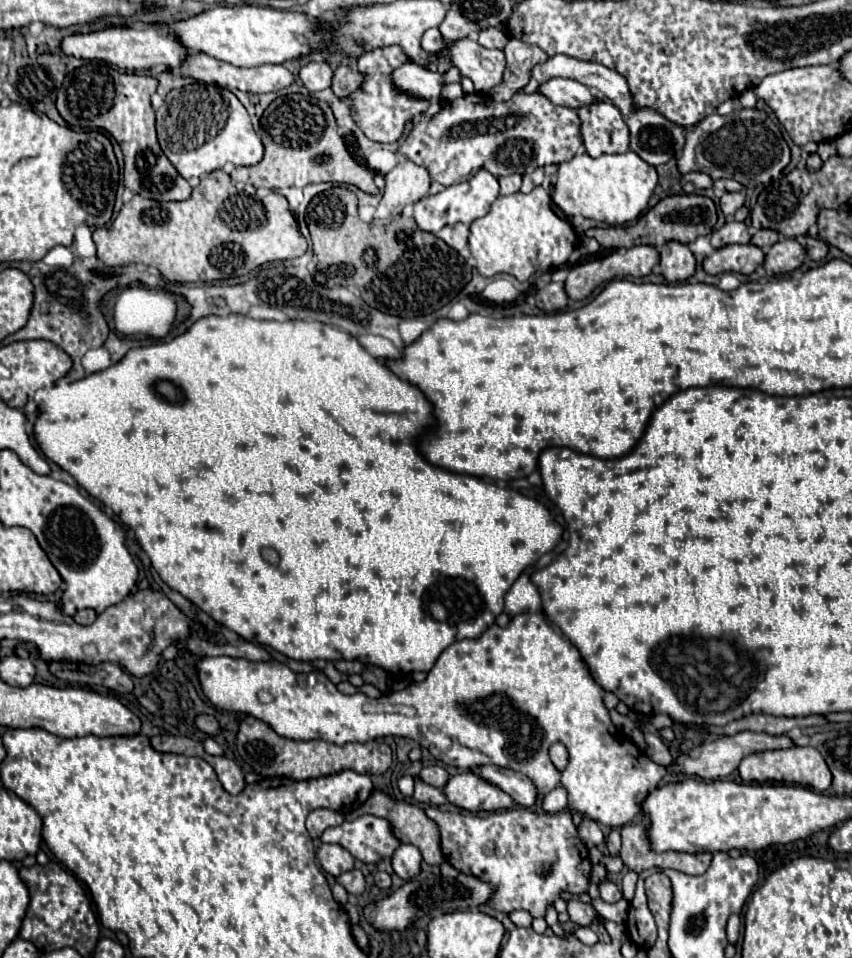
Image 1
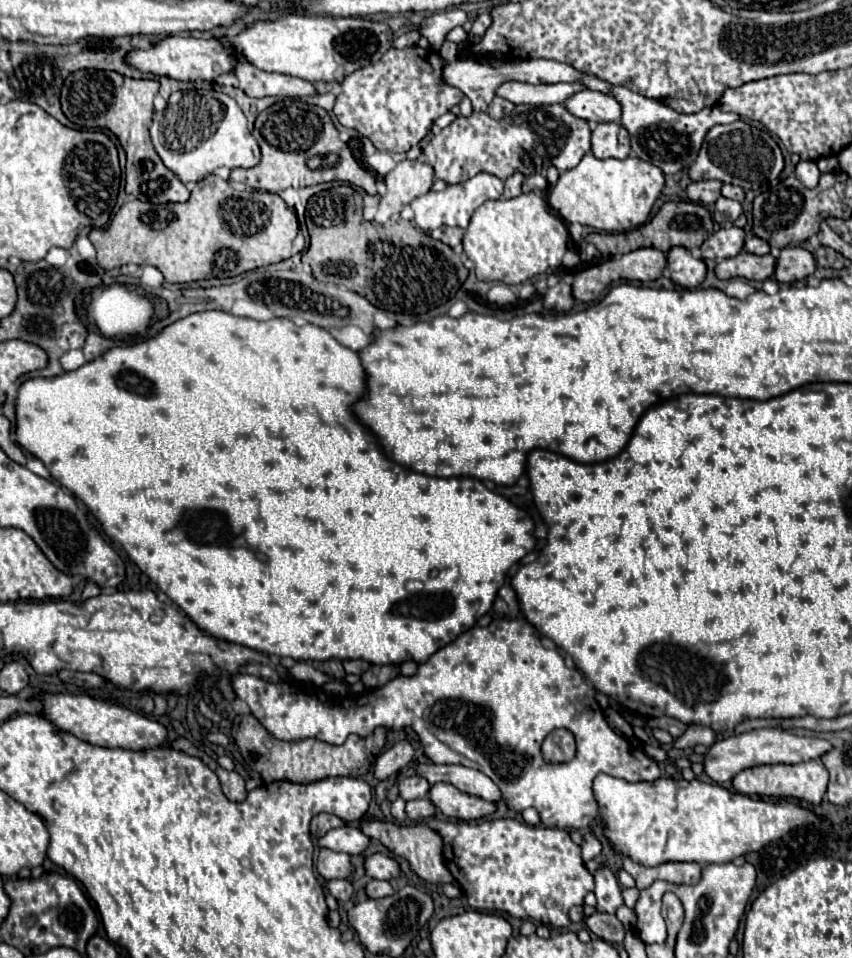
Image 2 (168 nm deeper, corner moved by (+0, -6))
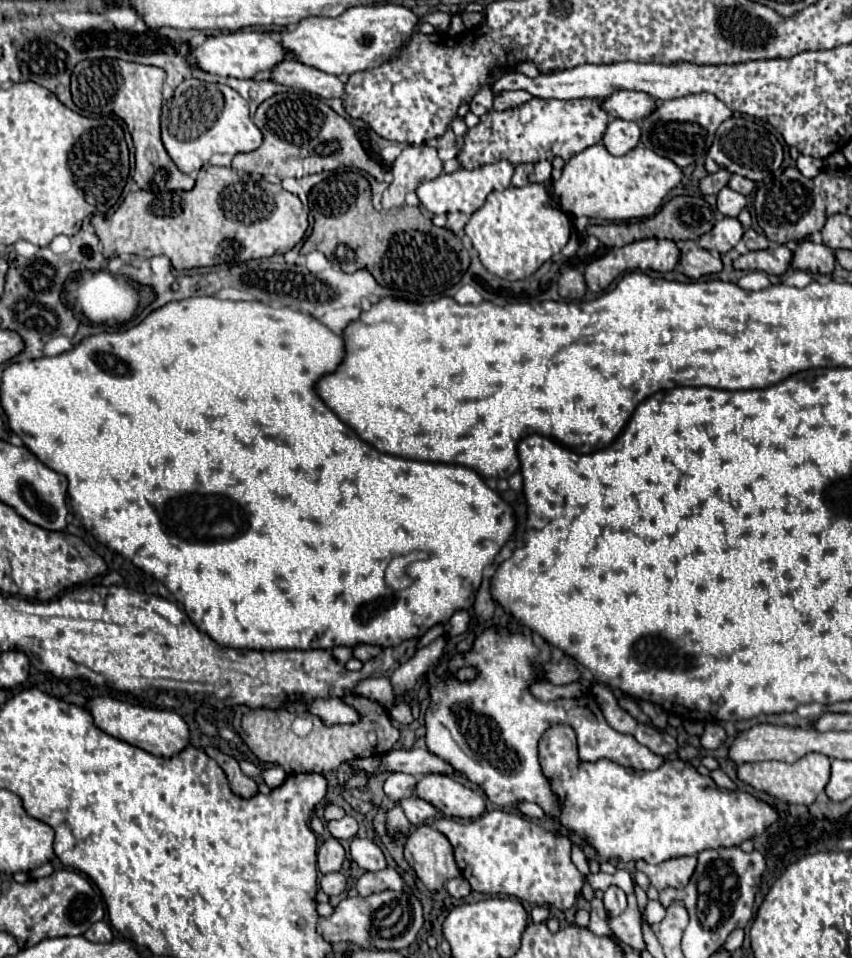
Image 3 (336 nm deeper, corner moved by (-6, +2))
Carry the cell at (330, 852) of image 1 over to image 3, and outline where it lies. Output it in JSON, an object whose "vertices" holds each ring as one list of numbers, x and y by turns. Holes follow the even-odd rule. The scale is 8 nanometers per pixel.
{"vertices":[[328,838,322,848,318,850,318,868,322,874,338,872,342,868,342,862,346,858,346,850,336,838]]}

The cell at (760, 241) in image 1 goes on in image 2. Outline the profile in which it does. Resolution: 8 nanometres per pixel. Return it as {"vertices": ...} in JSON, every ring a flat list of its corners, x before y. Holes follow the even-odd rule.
{"vertices":[[754,236,754,238,750,238,750,240,744,242,744,250,752,252,752,254,768,254,770,246,764,240,760,240,760,238]]}

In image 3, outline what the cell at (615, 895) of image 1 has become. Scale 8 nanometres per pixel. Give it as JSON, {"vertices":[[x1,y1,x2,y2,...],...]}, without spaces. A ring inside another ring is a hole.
{"vertices":[[648,900,646,908,644,908,644,922,646,924,656,924,658,920,662,920,662,916,666,916,666,910,664,906,658,902,658,900]]}

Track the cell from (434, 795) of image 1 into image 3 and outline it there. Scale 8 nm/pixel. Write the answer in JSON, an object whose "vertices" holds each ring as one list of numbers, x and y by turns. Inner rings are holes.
{"vertices":[[410,796,406,800,400,800,400,806,402,806,406,818,412,824,424,824,426,820,434,818,436,812,438,812,430,802,426,802,426,800,418,798,418,796]]}

